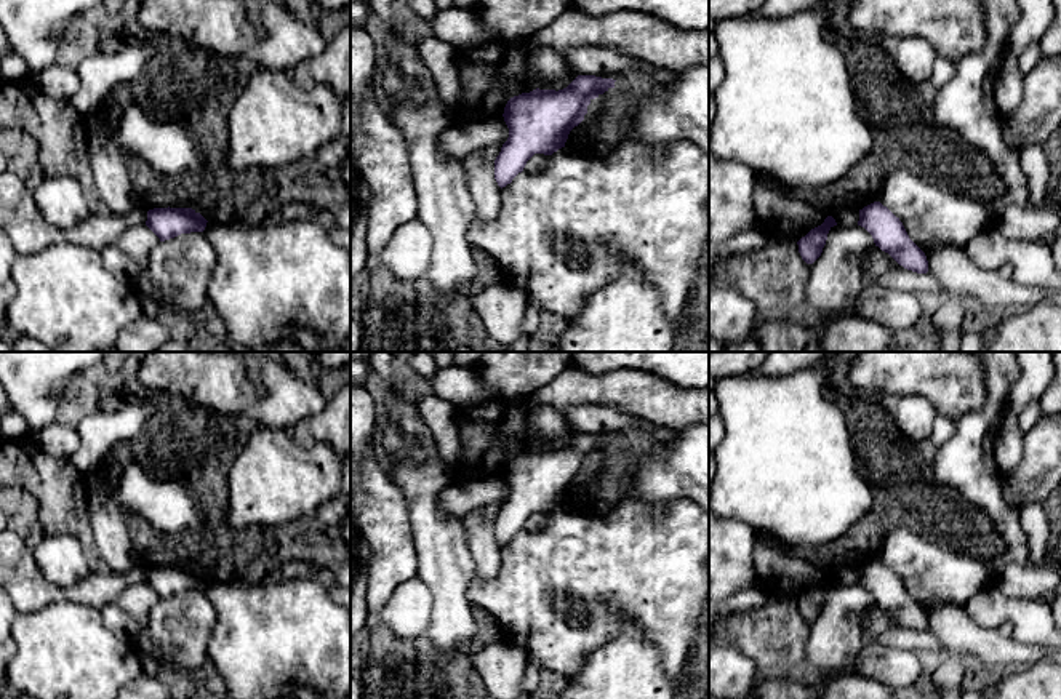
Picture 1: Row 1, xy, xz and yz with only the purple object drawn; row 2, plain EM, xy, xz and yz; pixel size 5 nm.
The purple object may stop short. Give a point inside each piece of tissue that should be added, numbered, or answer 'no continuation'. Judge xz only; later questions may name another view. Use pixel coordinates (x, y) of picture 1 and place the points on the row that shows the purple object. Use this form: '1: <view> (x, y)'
no continuation

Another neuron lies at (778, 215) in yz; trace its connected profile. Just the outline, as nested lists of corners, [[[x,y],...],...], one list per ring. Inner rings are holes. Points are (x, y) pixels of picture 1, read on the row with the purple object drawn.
[[[773,179],[754,186],[754,221],[767,238],[799,242],[826,218],[821,206],[792,197]]]

